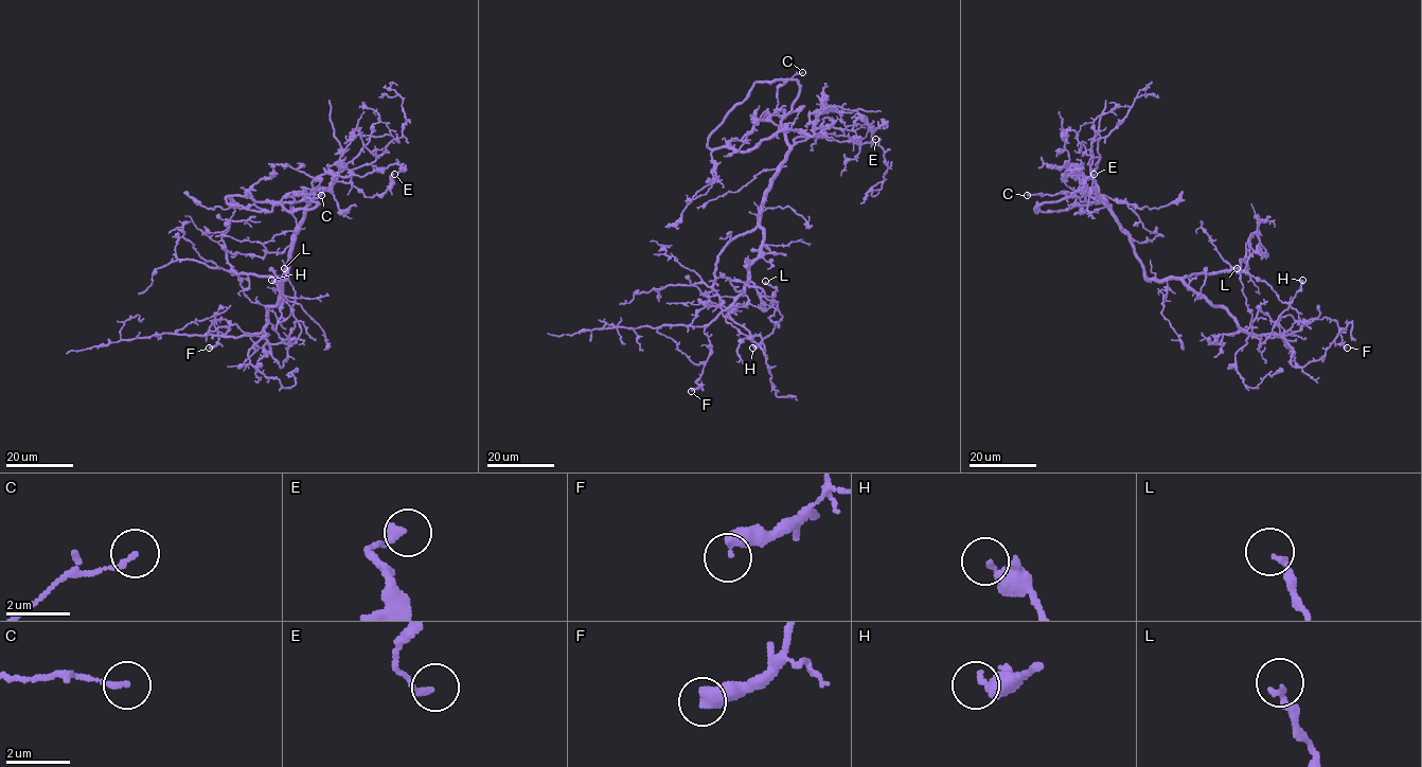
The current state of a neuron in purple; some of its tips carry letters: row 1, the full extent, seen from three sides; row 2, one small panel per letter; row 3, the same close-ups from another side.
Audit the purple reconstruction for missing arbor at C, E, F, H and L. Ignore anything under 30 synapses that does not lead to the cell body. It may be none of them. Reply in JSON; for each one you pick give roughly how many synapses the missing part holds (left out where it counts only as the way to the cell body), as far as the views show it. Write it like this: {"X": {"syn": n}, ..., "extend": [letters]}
{"extend": []}

